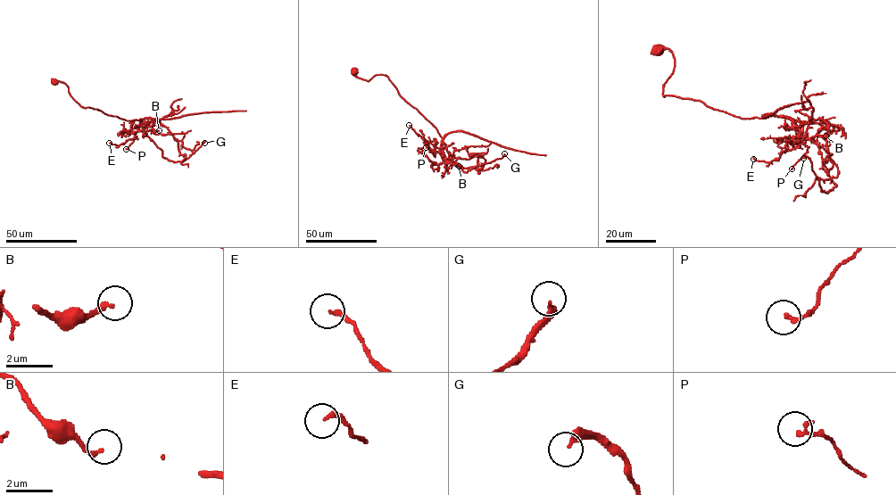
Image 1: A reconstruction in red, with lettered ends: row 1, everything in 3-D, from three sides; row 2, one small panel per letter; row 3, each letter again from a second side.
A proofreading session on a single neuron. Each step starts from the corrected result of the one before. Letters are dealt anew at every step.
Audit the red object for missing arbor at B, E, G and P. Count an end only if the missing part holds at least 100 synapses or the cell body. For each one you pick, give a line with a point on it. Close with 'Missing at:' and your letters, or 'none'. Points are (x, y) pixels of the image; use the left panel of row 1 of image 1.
Missing at: none

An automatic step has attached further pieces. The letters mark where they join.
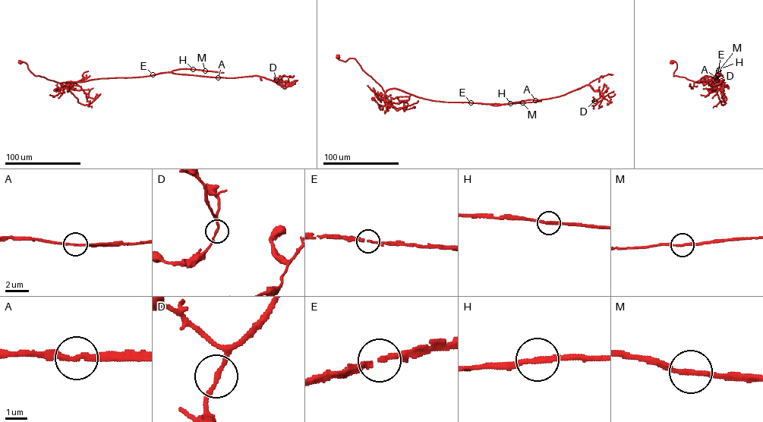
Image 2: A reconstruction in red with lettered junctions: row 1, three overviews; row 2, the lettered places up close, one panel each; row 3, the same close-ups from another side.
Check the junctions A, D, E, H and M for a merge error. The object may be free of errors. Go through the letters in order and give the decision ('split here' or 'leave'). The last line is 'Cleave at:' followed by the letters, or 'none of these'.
A: leave
D: leave
E: leave
H: leave
M: leave
Cleave at: none of these

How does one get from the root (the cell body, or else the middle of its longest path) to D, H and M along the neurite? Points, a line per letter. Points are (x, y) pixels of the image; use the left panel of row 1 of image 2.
D: (20, 62), (34, 75), (59, 83), (167, 72), (227, 77), (257, 76), (272, 80), (282, 76), (276, 80)
H: (20, 62), (25, 62), (34, 75), (59, 83), (140, 77), (181, 69), (193, 69)
M: (20, 62), (25, 62), (34, 75), (59, 83), (143, 77), (182, 68), (205, 70)

